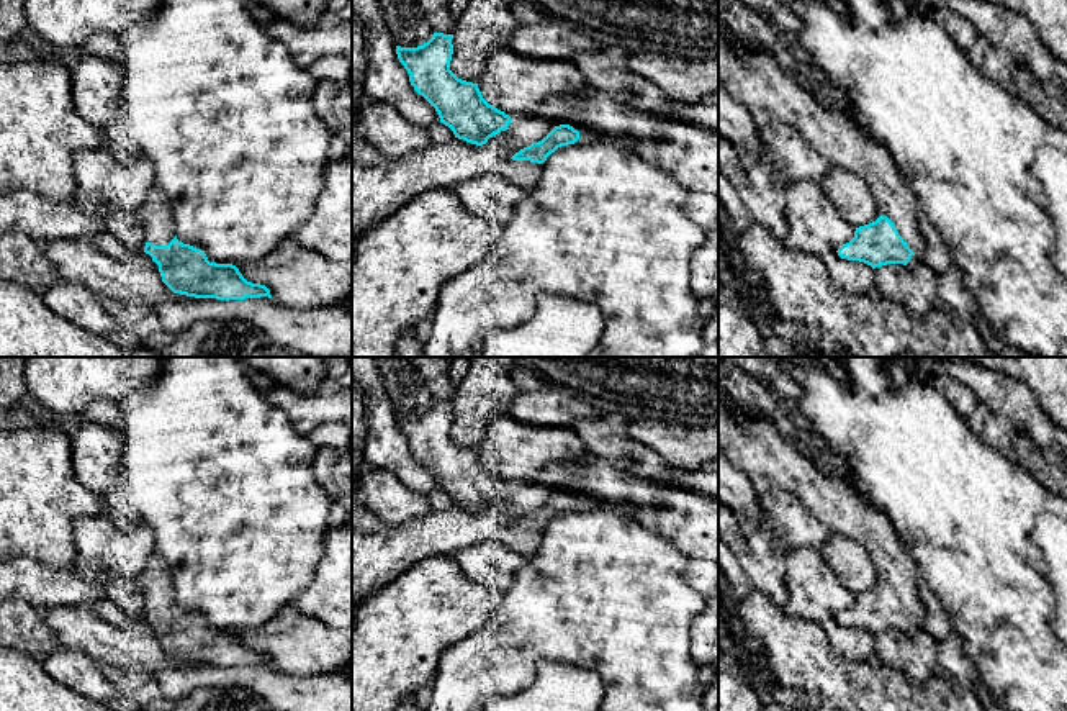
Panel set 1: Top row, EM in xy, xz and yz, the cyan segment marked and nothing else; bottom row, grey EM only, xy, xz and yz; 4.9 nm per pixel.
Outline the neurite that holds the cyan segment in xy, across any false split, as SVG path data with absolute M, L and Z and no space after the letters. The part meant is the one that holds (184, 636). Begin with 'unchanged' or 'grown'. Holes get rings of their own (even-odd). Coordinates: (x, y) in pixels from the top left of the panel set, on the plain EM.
grown; M155 550L142 575L142 595L144 619L159 632L162 649L173 660L226 668L272 665L265 652L247 649L236 632L209 629L205 618L180 609L172 577Z

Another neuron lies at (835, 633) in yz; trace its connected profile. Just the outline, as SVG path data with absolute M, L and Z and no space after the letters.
M838 619L822 624L831 649L844 660L874 662L874 636L859 627L841 626Z

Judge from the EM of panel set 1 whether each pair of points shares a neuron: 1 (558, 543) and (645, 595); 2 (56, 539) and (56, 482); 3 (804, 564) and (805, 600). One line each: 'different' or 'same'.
1: same
2: same
3: same

